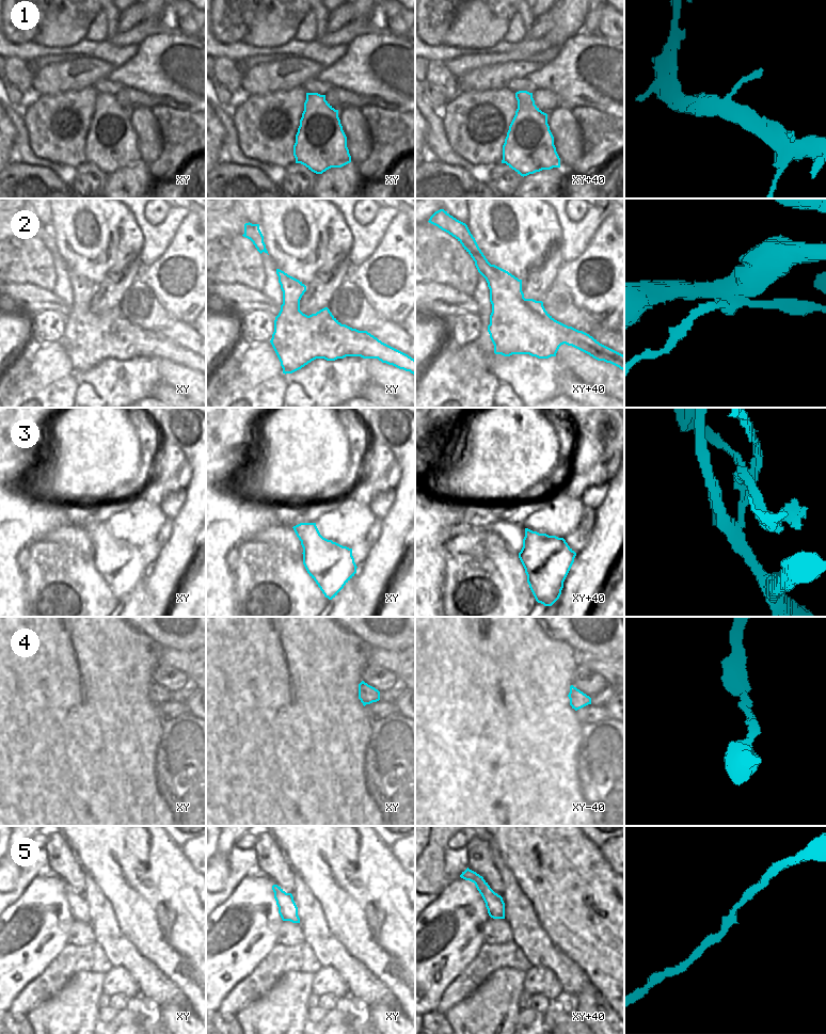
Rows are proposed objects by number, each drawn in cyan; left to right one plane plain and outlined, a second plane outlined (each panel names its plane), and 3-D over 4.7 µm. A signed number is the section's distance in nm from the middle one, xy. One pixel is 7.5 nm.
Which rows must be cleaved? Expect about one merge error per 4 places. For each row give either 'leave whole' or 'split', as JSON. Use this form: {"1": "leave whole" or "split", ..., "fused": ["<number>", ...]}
{"1": "leave whole", "2": "split", "3": "split", "4": "leave whole", "5": "leave whole", "fused": ["2", "3"]}

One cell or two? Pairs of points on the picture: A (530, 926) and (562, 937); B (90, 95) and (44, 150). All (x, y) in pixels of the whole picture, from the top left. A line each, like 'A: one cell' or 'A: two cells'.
A: two cells
B: one cell

